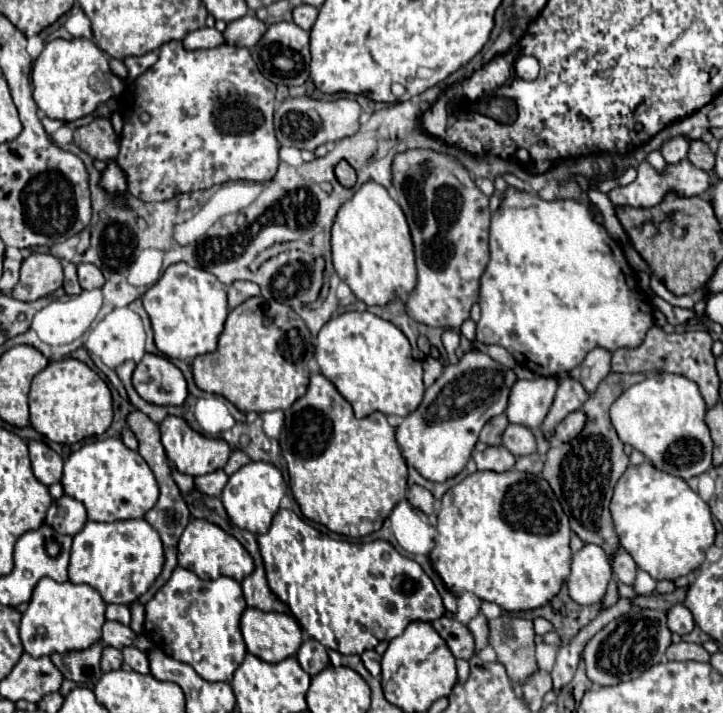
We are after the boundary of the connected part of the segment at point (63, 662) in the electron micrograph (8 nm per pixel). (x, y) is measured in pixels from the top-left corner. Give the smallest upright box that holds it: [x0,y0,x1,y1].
[50,643,102,689]

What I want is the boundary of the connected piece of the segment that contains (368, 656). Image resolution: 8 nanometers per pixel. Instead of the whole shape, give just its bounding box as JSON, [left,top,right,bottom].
[362,649,380,677]

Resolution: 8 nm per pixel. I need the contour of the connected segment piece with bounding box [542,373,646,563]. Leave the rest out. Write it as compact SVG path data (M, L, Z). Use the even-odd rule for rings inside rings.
M610 373L596 389L594 395L584 403L582 411L588 417L586 427L582 433L572 439L570 443L562 443L558 447L548 449L548 457L542 469L544 479L550 483L552 491L558 495L562 509L566 511L570 519L572 531L584 541L584 543L594 543L606 551L606 555L612 559L616 557L616 551L620 549L620 539L616 535L614 523L612 523L612 513L610 513L610 501L612 501L612 491L614 485L618 483L620 475L628 469L630 461L622 451L622 441L618 439L610 417L608 409L610 405L622 395L622 391L638 381L642 381L646 375L622 375L622 373Z

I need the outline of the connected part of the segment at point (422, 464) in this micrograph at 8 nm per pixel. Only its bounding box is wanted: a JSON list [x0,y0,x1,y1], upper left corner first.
[396,351,518,483]

